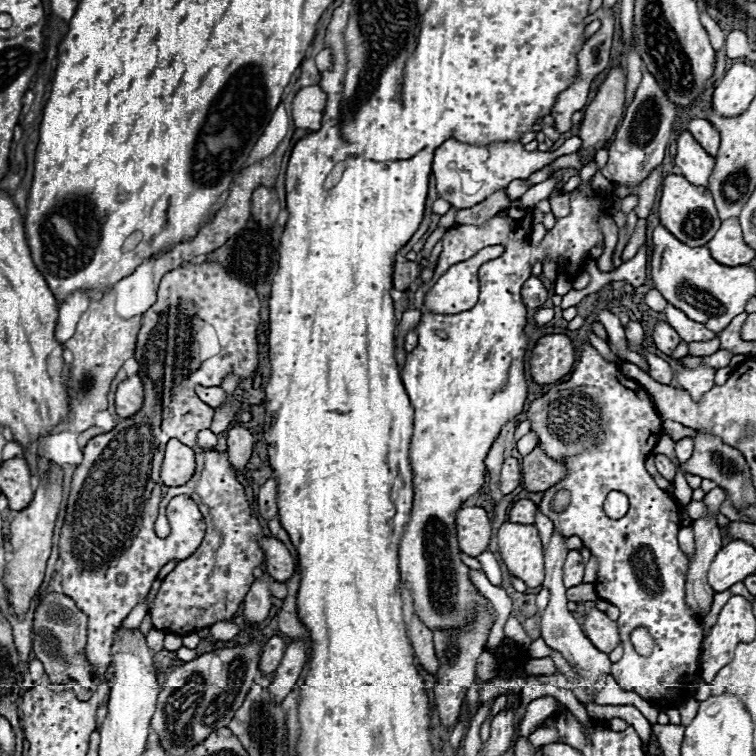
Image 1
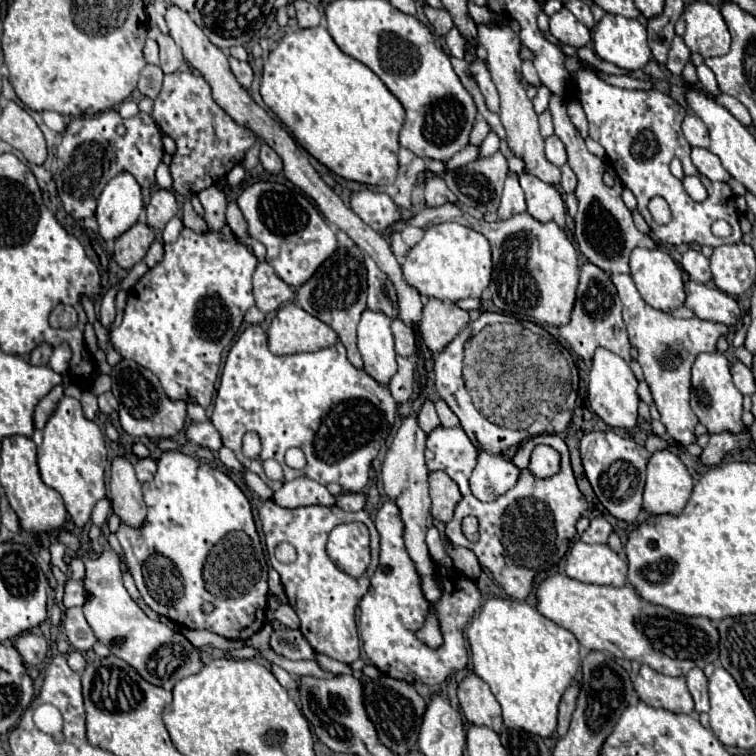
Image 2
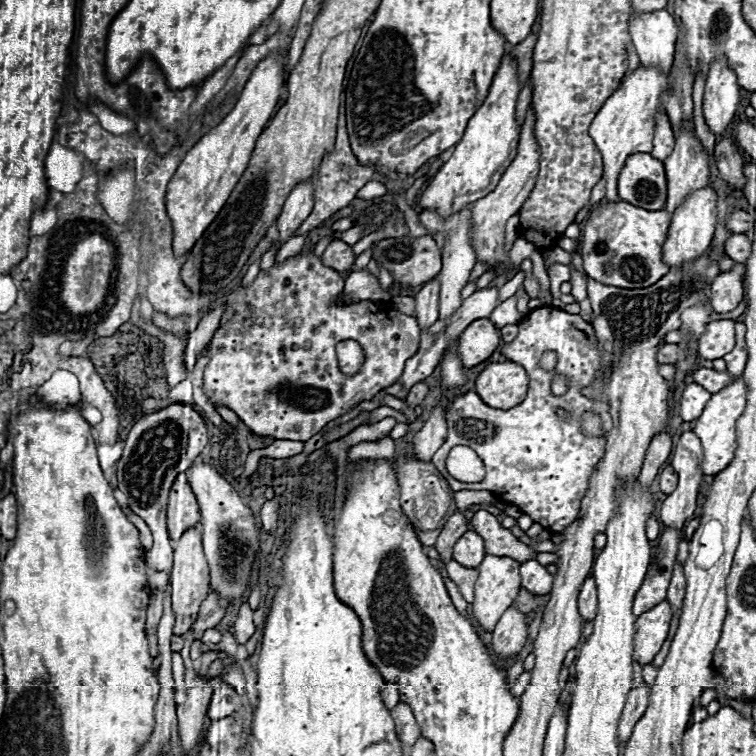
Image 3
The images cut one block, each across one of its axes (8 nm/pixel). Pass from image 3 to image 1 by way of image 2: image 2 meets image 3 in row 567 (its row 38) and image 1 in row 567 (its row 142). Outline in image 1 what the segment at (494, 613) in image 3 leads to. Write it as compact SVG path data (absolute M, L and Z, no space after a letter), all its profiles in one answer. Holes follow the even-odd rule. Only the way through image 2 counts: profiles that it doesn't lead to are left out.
M506 522L498 530L500 554L508 570L524 580L530 588L542 586L544 580L544 556L542 540L536 526Z

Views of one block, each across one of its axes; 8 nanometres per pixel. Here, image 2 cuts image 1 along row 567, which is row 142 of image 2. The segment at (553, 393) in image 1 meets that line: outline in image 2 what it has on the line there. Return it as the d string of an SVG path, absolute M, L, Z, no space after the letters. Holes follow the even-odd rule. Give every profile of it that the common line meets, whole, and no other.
M578 70L572 86L568 90L568 100L576 100L582 110L586 112L588 126L590 126L590 138L600 142L608 154L608 160L616 164L616 174L620 182L634 192L638 198L638 210L646 218L648 226L652 228L654 236L662 242L680 246L680 244L700 244L700 246L720 246L720 244L736 244L742 238L740 226L738 226L738 212L734 206L734 194L728 184L724 182L710 182L708 178L702 178L698 170L694 170L694 164L690 162L690 144L686 142L682 134L682 120L686 116L686 110L668 94L662 94L658 90L624 90L606 84L600 80L592 70ZM672 158L682 160L684 176L698 176L700 182L708 190L708 198L702 202L696 202L688 196L684 190L682 180L674 178L668 164ZM660 196L668 202L672 210L672 220L668 224L658 224L650 216L648 202ZM714 220L726 220L732 226L732 234L728 238L716 238L710 232L710 226Z

